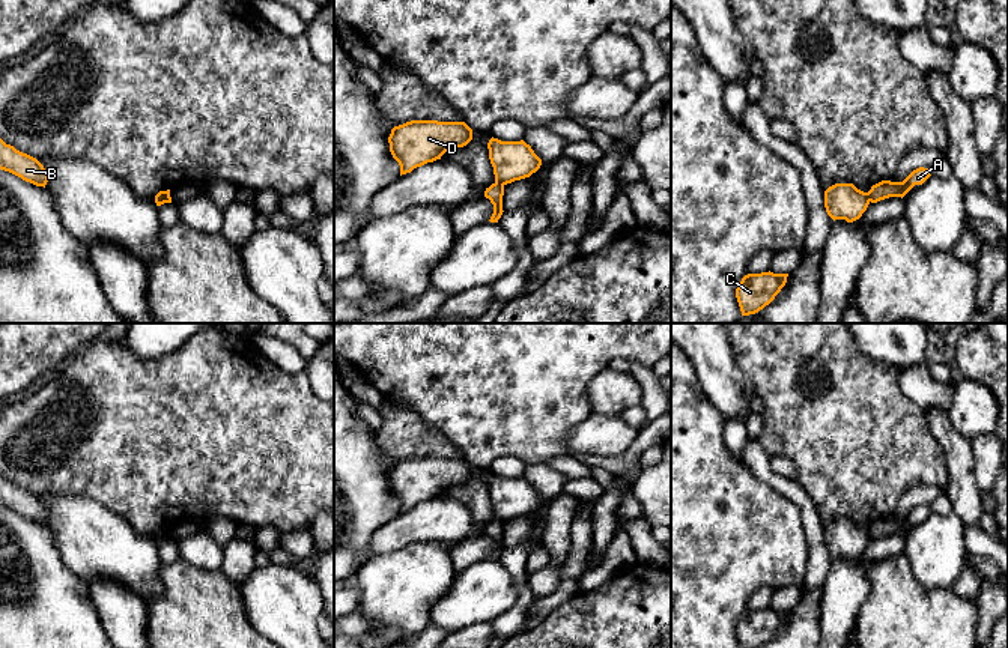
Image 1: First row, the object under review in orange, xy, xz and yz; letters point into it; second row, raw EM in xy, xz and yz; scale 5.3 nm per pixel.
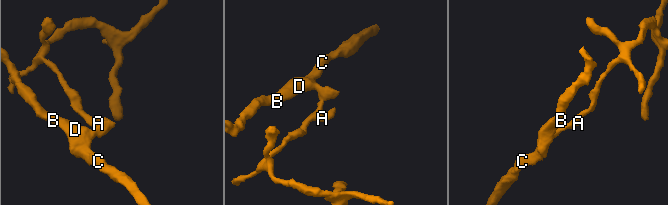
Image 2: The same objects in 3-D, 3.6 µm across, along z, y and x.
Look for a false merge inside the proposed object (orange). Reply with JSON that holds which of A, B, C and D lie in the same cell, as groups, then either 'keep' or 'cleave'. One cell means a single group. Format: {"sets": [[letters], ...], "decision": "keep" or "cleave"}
{"sets": [["A"], ["B", "C", "D"]], "decision": "cleave"}

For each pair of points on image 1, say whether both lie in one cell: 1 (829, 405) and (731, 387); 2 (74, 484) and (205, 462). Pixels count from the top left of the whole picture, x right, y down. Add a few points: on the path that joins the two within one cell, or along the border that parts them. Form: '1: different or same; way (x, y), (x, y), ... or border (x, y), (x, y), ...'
1: different; border (734, 355), (736, 364), (749, 388)
2: same; way (107, 462), (172, 462)

